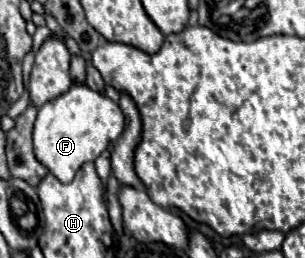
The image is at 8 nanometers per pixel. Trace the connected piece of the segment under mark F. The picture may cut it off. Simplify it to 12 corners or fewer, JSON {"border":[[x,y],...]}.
{"border":[[86,83],[38,109],[34,153],[62,183],[124,131]]}

